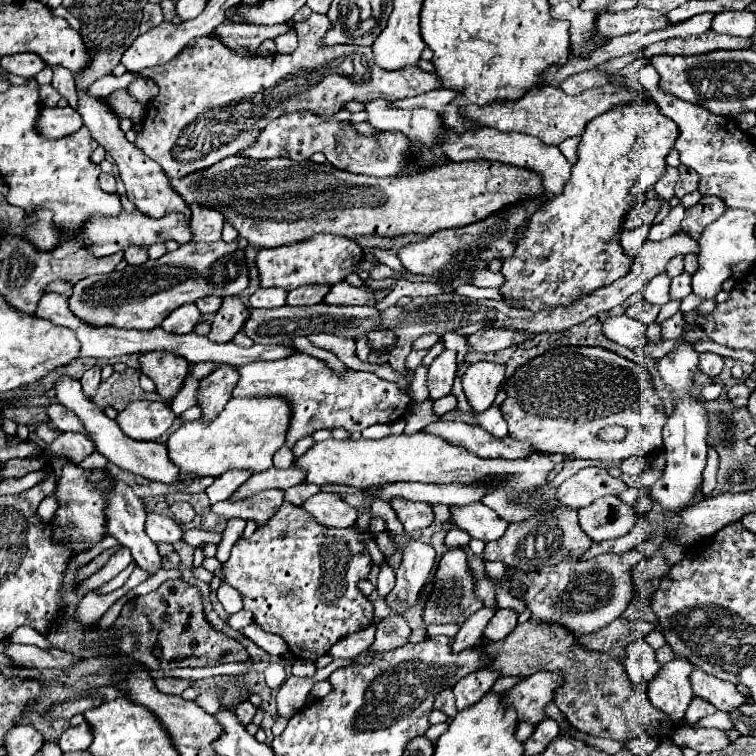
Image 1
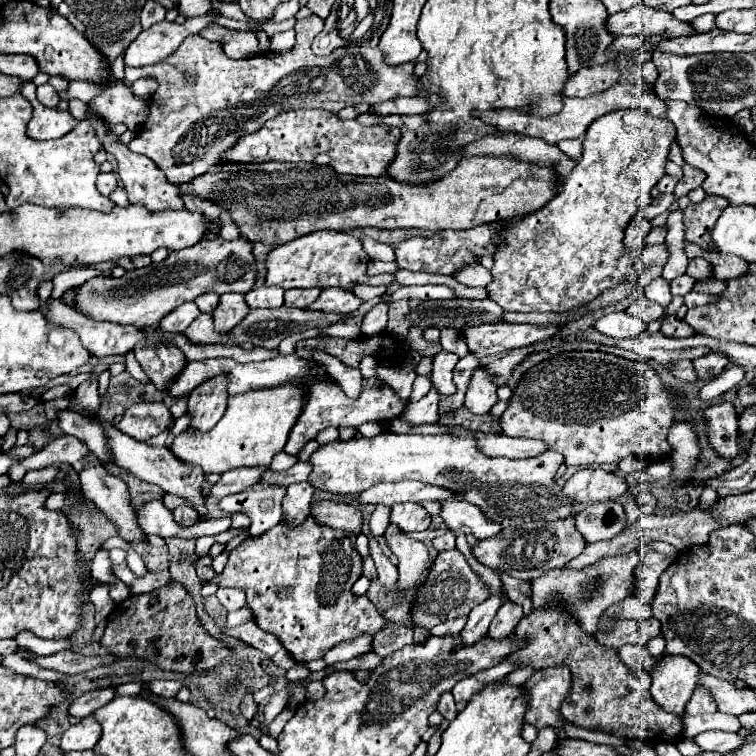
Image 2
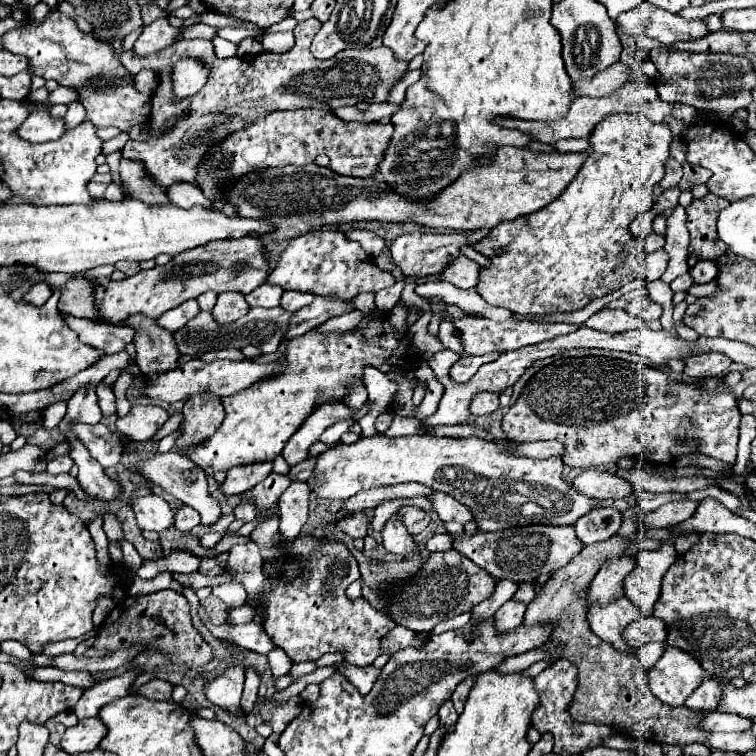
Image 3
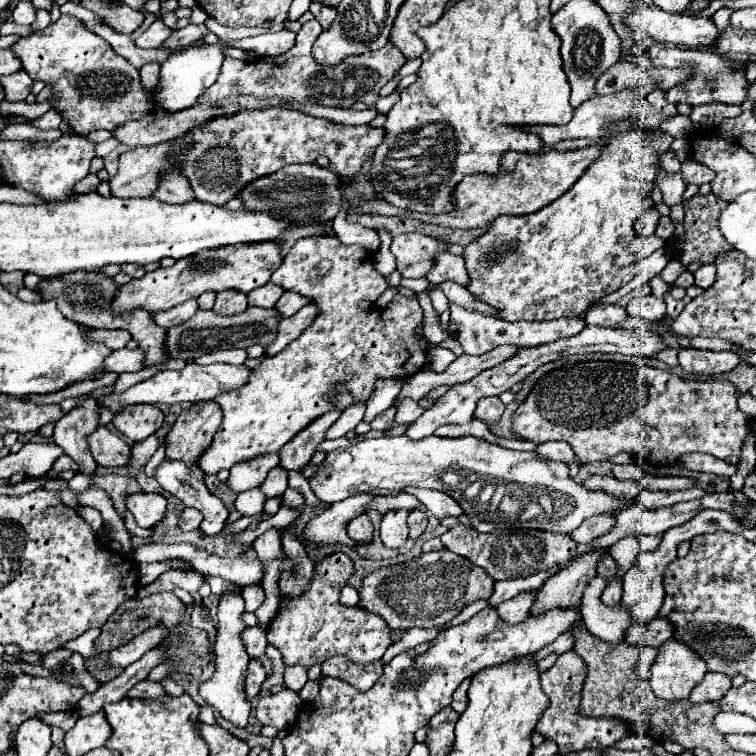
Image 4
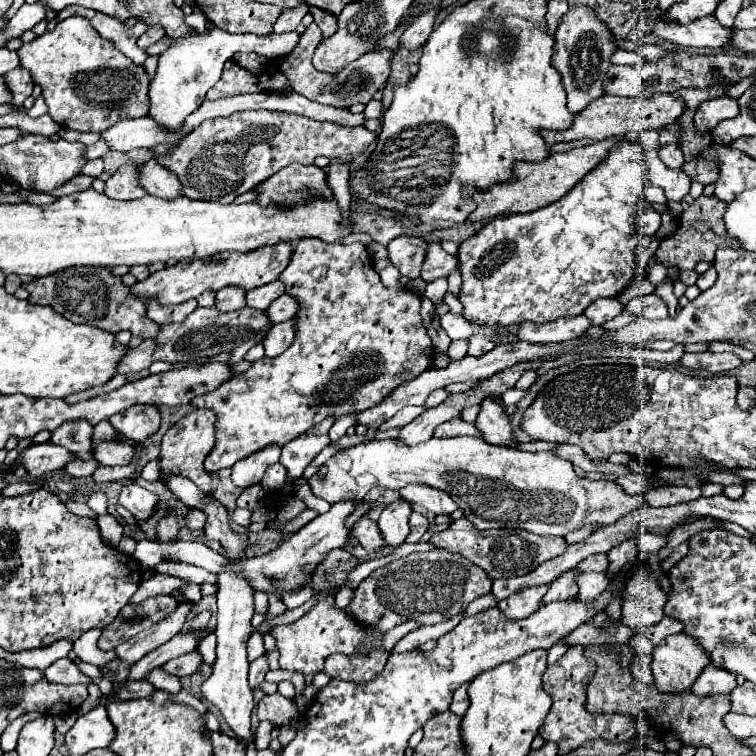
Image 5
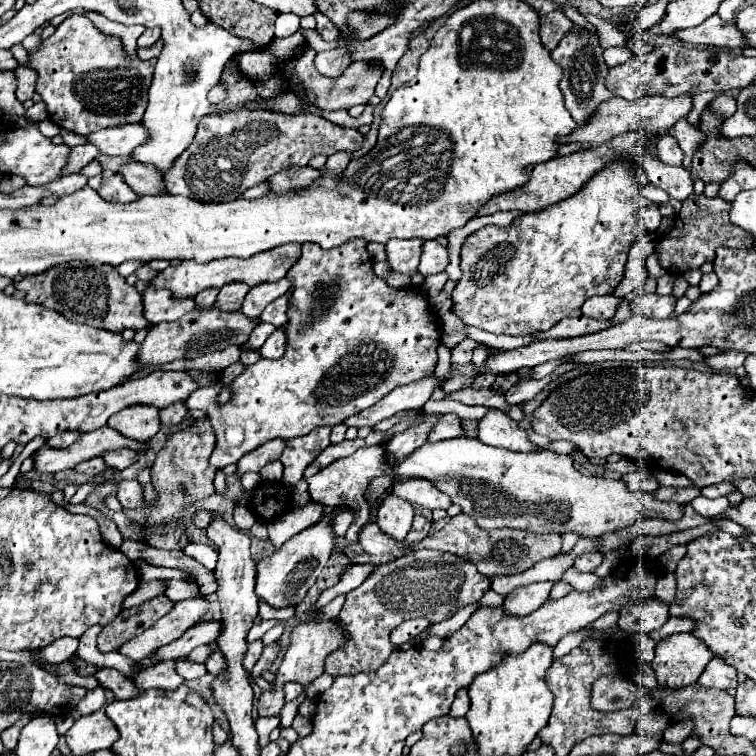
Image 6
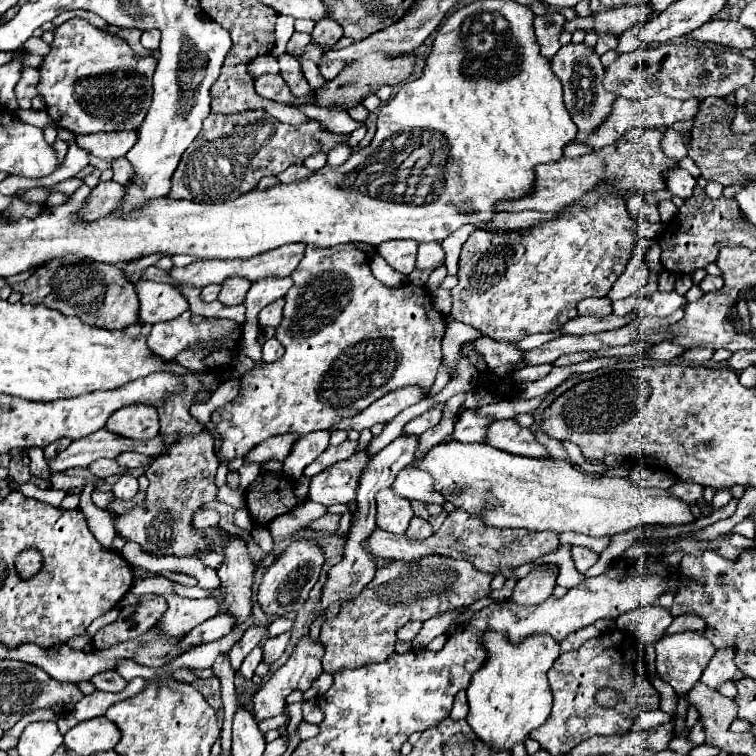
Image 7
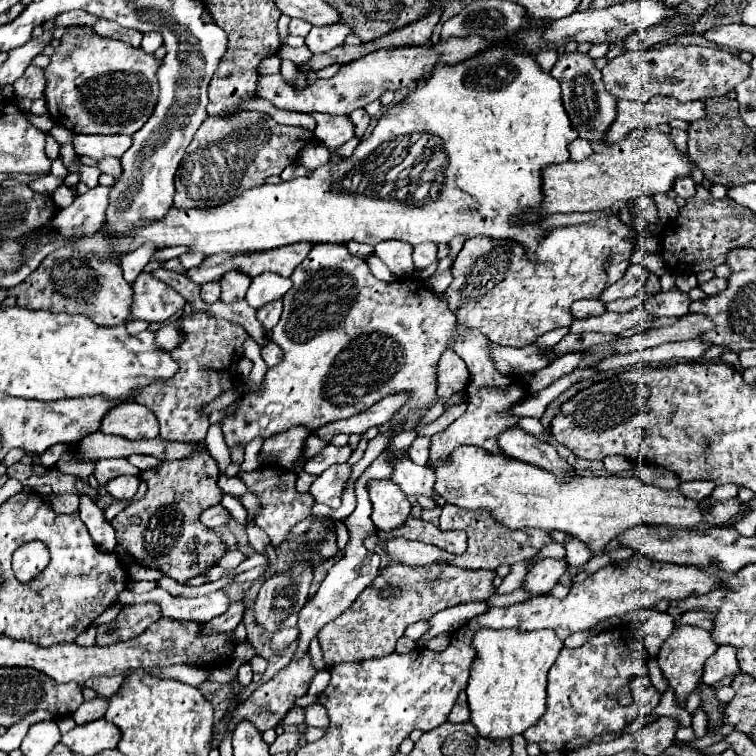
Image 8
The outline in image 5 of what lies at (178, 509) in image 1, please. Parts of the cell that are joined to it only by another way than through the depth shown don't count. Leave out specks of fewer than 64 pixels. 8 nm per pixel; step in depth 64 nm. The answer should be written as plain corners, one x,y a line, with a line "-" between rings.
190,510
188,516
186,516
186,524
192,530
202,530
204,528
204,522
206,522
206,514
202,510

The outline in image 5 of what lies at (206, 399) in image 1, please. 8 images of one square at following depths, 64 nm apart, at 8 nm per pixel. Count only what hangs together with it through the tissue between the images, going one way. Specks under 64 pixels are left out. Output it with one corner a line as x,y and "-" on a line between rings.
192,410
188,416
178,420
178,424
174,424
162,438
160,476
180,474
180,476
192,480
200,492
210,494
212,476
204,468
204,460
212,448
214,448
214,412
212,410

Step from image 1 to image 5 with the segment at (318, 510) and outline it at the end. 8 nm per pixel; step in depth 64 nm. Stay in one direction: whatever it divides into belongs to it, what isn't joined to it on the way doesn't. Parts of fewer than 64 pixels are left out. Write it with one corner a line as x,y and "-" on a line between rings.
370,518
358,520
358,522
354,524
354,528
352,528
352,534
358,538
358,542
362,544
362,548
364,548
368,554
380,552
382,548
386,548
386,542
384,542
384,538
382,538
382,534
380,534
378,524
376,524
374,520
370,520

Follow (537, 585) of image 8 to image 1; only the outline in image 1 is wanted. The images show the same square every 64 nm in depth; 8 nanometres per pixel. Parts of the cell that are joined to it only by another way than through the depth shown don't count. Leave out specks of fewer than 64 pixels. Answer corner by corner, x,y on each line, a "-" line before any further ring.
498,608
496,616
488,622
488,628
484,630
484,638
496,642
496,640
504,640
518,624
518,612
512,608

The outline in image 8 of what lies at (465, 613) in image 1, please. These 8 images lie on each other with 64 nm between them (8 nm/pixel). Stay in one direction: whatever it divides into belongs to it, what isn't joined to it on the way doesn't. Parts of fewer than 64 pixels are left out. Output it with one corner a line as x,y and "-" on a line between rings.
396,564
384,568
382,574
350,604
350,608
320,630
318,640
326,666
384,658
392,654
396,640
404,634
406,626
418,620
428,620
450,606
488,600
496,592
492,586
494,576
496,572
490,570
468,572
466,568
456,568
452,564
432,564
432,568
408,568
404,564

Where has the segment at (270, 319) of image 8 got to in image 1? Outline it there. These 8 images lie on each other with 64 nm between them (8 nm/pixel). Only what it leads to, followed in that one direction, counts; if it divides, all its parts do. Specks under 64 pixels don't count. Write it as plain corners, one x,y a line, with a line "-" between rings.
318,284
300,286
300,288
294,288
288,292
286,304
288,306
312,306
322,300
324,292
328,292
328,286
318,286

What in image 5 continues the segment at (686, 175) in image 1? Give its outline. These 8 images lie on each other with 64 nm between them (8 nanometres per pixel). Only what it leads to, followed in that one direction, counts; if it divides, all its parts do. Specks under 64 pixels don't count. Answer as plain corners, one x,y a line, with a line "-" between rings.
702,154
696,156
694,160
686,162
682,168
692,180
696,180
700,184
714,184
718,180
718,174
720,174
716,158
704,158

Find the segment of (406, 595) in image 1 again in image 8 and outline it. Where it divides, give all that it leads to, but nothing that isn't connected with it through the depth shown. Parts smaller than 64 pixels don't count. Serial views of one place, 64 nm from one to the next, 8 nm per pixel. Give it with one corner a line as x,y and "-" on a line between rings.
370,480
368,494
372,502
372,522
378,530
394,530
410,516
406,494
392,480

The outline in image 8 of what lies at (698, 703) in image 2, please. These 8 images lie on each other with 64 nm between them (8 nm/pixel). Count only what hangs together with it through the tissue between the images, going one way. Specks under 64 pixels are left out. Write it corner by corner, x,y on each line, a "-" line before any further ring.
720,646
716,650
716,654
712,654
706,662
704,662
704,676
702,676
702,682
712,686
714,682
726,678
726,676
732,676
732,674
738,674
740,668
738,668
738,660
736,660
736,648
730,648
730,646

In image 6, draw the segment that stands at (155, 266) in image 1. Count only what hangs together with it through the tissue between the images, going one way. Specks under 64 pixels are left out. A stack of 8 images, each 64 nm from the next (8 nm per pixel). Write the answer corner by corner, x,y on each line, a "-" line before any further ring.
284,244
280,248
260,252
260,256
252,256
248,260
228,258
228,260
212,260
208,264
186,260
178,266
168,266
164,272
158,274
156,280
152,280
152,284
172,290
172,294
178,298
192,298
206,288
222,288
228,282
246,282
248,286
256,286
262,282
276,282
286,276
286,272
296,264
298,258
300,258
300,244

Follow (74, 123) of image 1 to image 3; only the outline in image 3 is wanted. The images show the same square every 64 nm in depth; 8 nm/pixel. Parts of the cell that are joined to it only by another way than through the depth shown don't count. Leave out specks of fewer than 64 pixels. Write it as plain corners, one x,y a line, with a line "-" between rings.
46,110
32,112
18,128
18,136
28,142
50,142
60,138
64,132
66,132
64,122
52,118

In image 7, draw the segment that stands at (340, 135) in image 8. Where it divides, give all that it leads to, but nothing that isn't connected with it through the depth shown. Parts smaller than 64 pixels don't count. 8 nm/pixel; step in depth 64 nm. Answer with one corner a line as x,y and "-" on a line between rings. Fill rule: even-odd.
301,104
297,106
308,118
320,122
332,134
352,134
360,122
352,120
350,114
341,108
328,109
314,104
-
342,142
336,144
333,149
328,153
327,164
330,166
340,166
349,158
352,150
348,146
343,146

